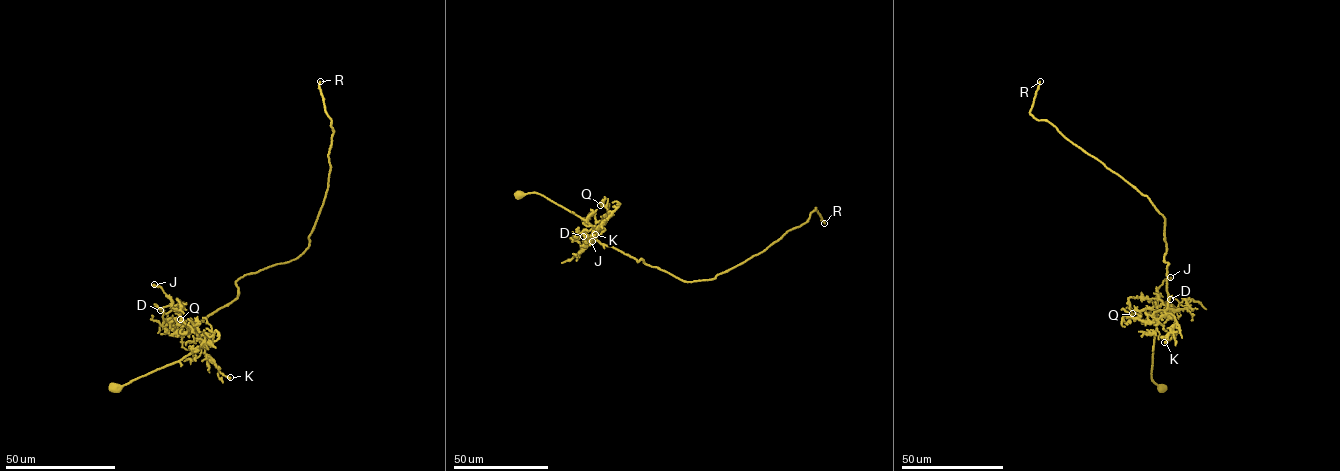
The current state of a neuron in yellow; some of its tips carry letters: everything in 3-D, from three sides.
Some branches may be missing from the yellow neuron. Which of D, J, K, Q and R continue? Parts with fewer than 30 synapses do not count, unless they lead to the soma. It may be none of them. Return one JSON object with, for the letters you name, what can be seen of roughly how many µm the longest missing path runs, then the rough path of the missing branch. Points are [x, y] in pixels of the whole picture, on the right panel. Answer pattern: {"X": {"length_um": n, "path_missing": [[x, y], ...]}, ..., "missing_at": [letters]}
{"R": {"length_um": 180}, "missing_at": ["R"]}

